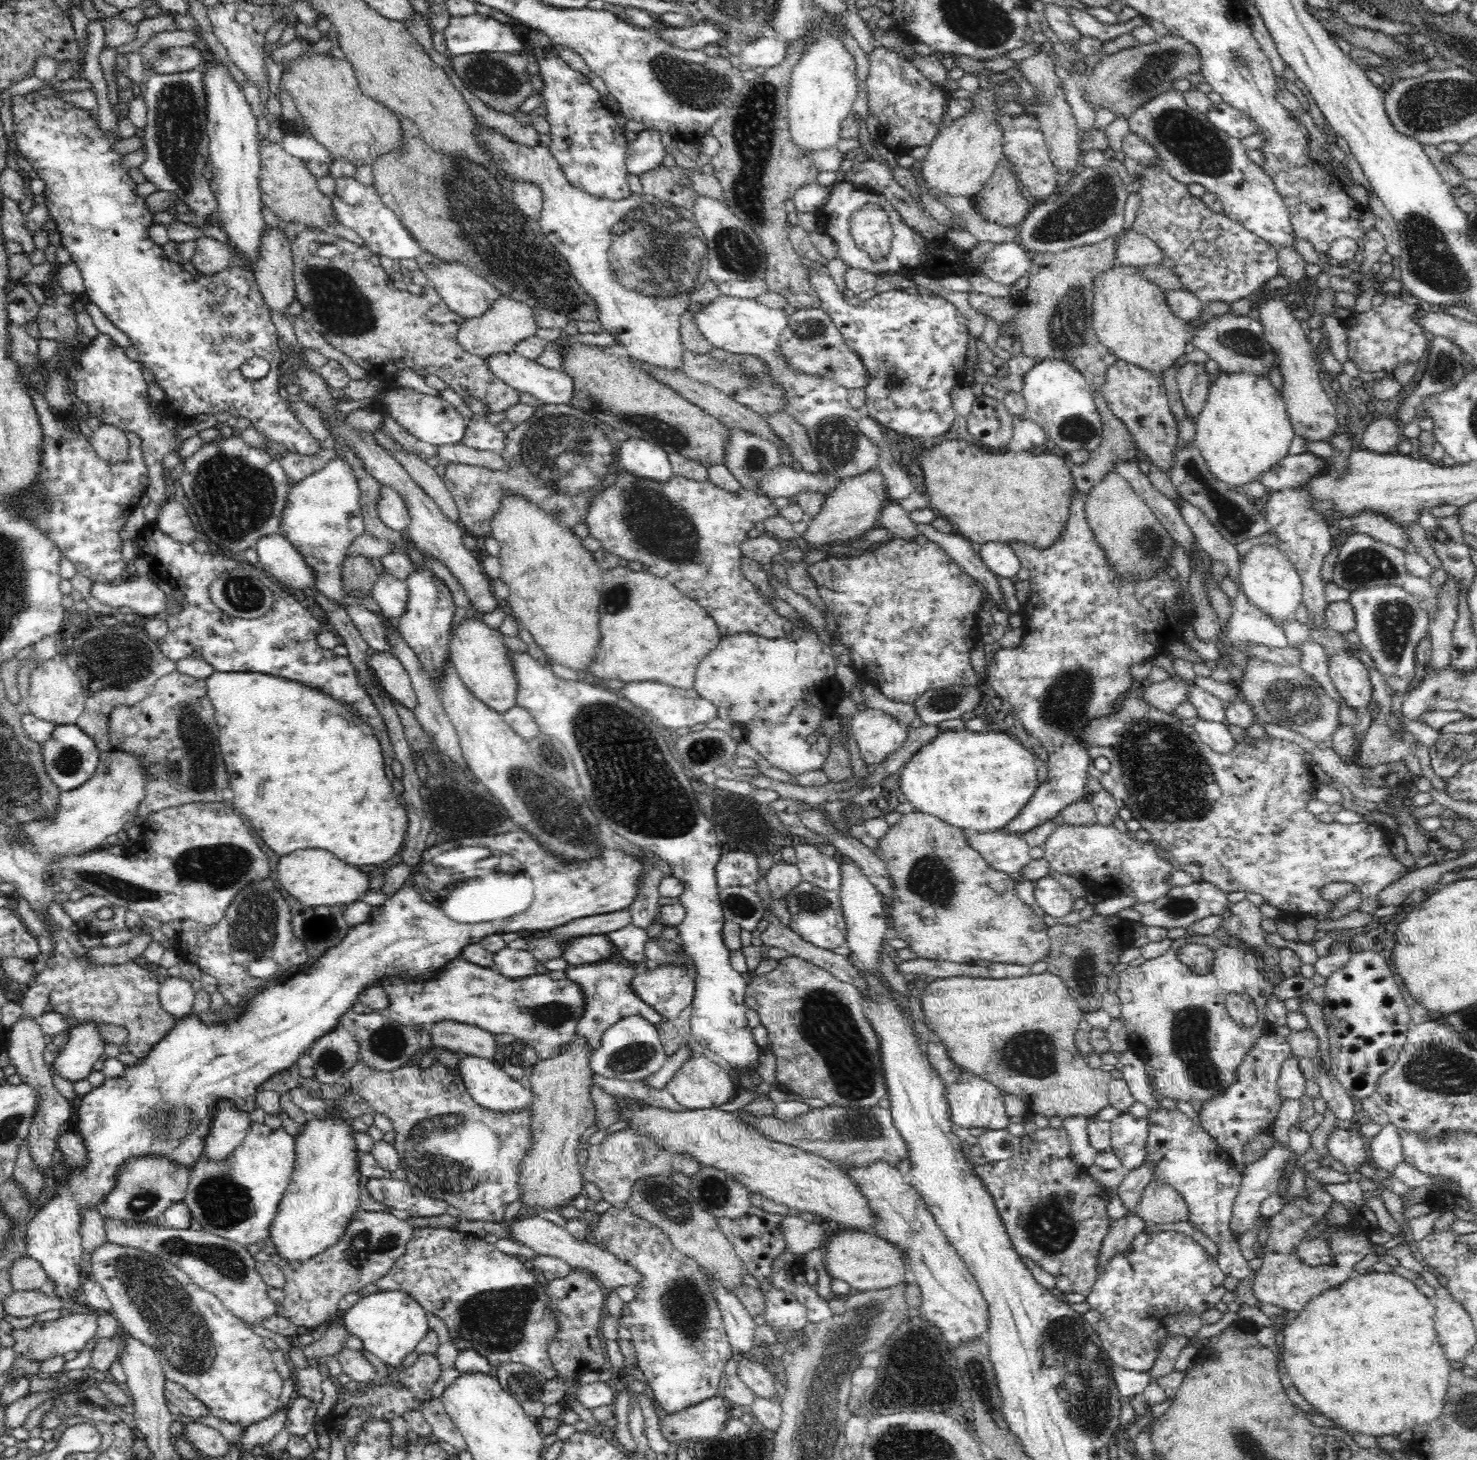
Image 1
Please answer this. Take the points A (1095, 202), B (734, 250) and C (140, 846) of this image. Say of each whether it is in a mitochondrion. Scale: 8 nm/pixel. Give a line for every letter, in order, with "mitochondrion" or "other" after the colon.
A: mitochondrion
B: mitochondrion
C: other

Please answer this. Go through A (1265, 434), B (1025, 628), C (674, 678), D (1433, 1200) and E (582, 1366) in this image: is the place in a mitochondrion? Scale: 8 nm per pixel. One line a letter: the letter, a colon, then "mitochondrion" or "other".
A: other
B: other
C: other
D: other
E: other

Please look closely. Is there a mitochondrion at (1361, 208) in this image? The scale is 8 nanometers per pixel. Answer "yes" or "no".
no

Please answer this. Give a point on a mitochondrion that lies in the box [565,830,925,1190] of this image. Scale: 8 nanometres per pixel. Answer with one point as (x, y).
(826, 1021)

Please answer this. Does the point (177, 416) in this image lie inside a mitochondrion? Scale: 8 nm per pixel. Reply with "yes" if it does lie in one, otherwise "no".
no

